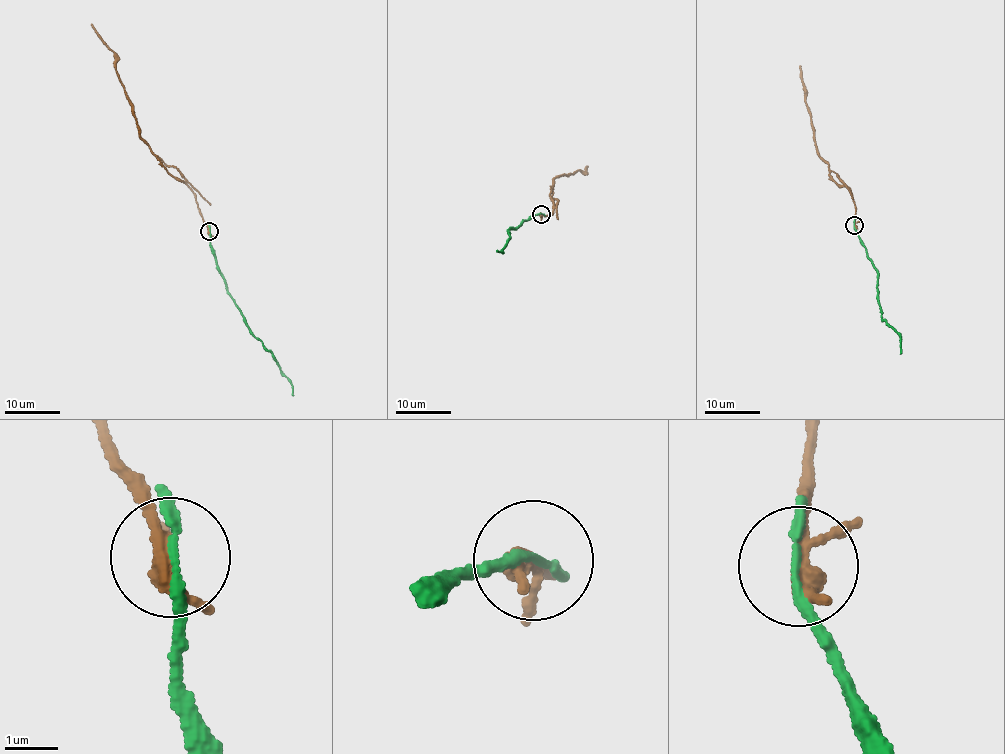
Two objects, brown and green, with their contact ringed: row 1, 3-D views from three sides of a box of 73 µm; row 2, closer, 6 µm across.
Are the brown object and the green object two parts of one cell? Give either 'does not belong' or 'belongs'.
belongs

